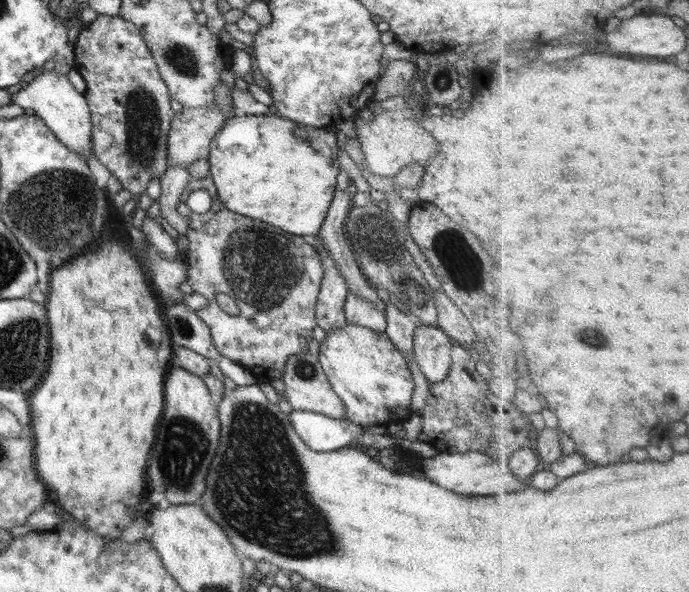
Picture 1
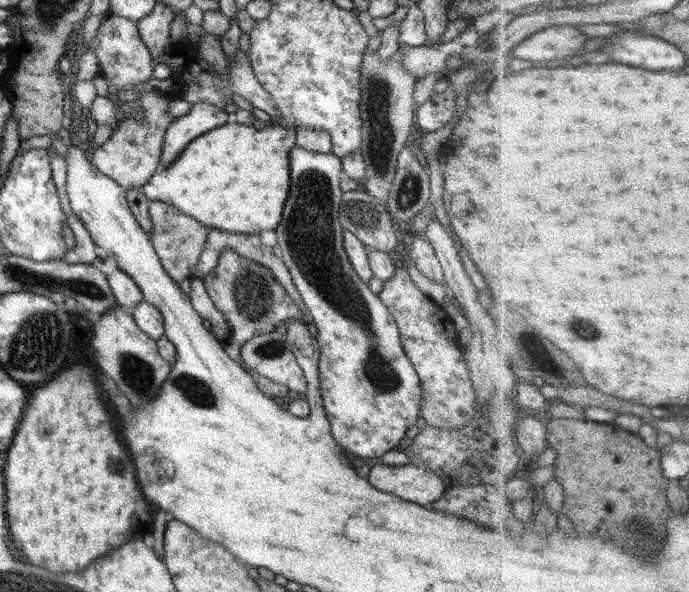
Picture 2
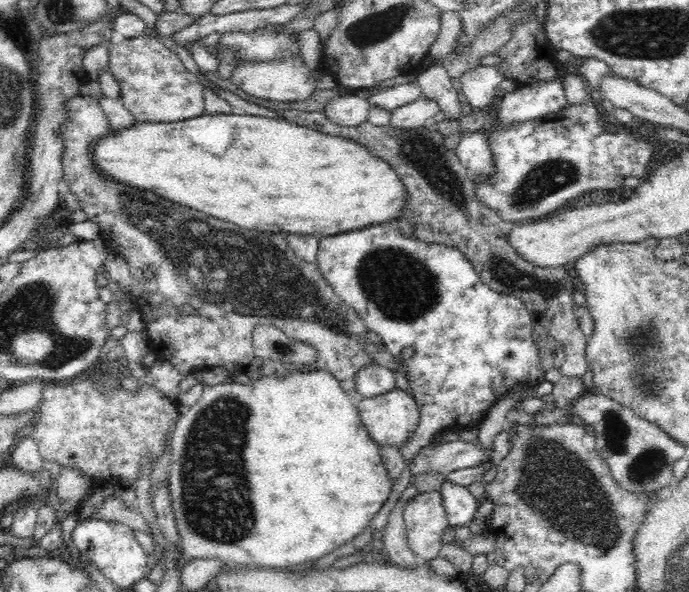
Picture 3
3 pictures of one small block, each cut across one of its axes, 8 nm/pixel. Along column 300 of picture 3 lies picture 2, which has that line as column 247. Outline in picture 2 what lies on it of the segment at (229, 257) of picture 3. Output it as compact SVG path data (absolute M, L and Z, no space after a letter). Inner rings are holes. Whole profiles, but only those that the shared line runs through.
M226 249L220 253L214 270L205 276L203 281L207 288L207 293L210 295L216 308L225 316L229 326L229 337L223 342L225 351L230 355L232 360L239 362L242 366L244 364L241 359L241 348L251 338L259 334L276 331L278 324L285 323L287 326L287 322L290 319L300 319L303 321L301 319L300 309L290 299L290 295L286 292L286 289L274 278L270 270L257 262L236 254L231 249Z

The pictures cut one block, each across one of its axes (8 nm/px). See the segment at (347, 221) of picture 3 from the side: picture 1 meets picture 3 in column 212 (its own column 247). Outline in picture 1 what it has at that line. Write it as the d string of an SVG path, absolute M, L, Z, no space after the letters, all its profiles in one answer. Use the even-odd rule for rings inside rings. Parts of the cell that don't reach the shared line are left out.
M277 114L234 115L228 118L214 136L208 158L209 174L216 186L219 201L236 214L262 220L284 232L307 239L311 235L318 235L320 224L336 190L341 169L337 157L337 132L334 125L330 126L330 130L326 130L326 127L308 127L285 120Z

